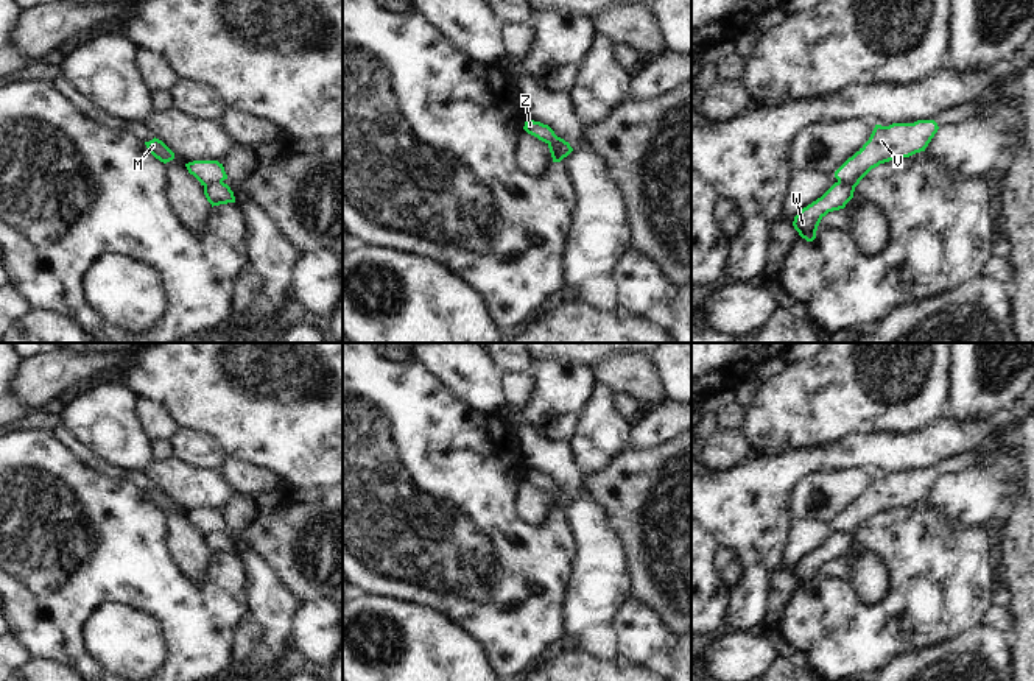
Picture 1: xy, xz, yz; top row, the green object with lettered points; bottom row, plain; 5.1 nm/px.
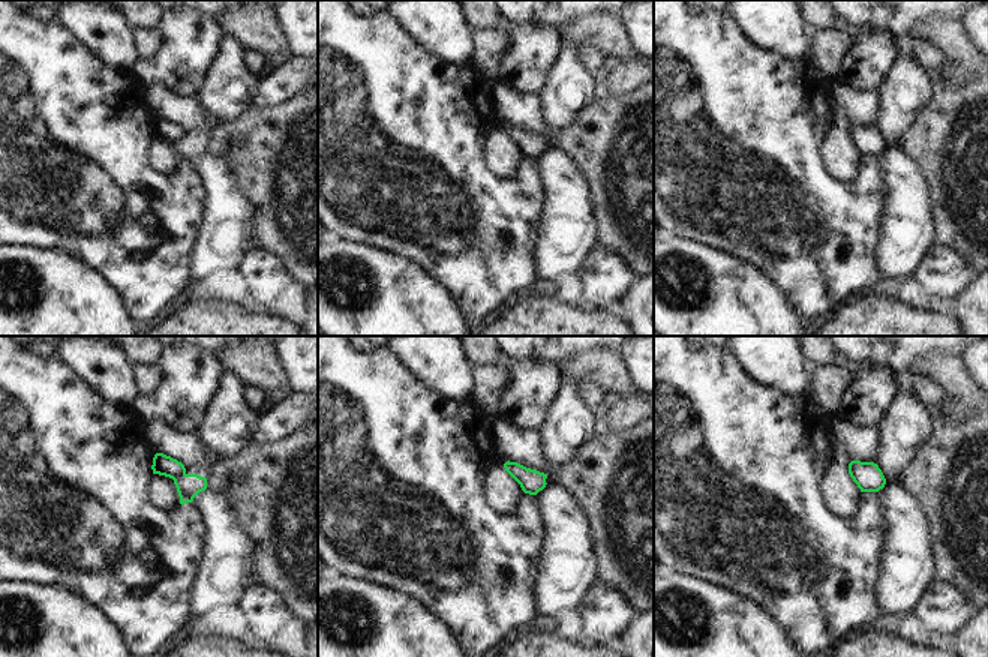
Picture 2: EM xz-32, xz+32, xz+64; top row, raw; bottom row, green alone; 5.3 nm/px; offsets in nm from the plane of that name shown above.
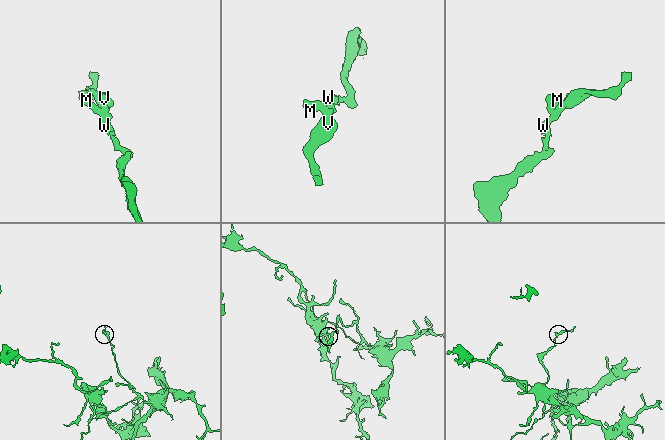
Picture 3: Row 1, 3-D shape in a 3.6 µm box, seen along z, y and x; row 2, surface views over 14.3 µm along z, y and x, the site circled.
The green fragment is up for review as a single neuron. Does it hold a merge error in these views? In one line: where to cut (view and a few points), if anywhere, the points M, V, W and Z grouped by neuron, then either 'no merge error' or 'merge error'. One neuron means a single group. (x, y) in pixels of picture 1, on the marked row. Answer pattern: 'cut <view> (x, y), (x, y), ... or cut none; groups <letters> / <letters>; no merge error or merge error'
cut xz (548, 142), (555, 142), (564, 156); groups M W Z / V; merge error

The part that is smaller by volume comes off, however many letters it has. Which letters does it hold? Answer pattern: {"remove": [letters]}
{"remove": ["V"]}

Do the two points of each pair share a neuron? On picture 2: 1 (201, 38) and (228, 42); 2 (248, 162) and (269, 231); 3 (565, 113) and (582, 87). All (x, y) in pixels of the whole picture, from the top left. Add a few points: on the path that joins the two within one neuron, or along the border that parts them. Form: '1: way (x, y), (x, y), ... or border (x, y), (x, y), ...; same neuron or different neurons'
1: border (224, 32), (218, 53), (206, 72); different neurons
2: way (264, 179), (269, 183), (269, 215); same neuron
3: way (565, 107), (576, 93); same neuron

